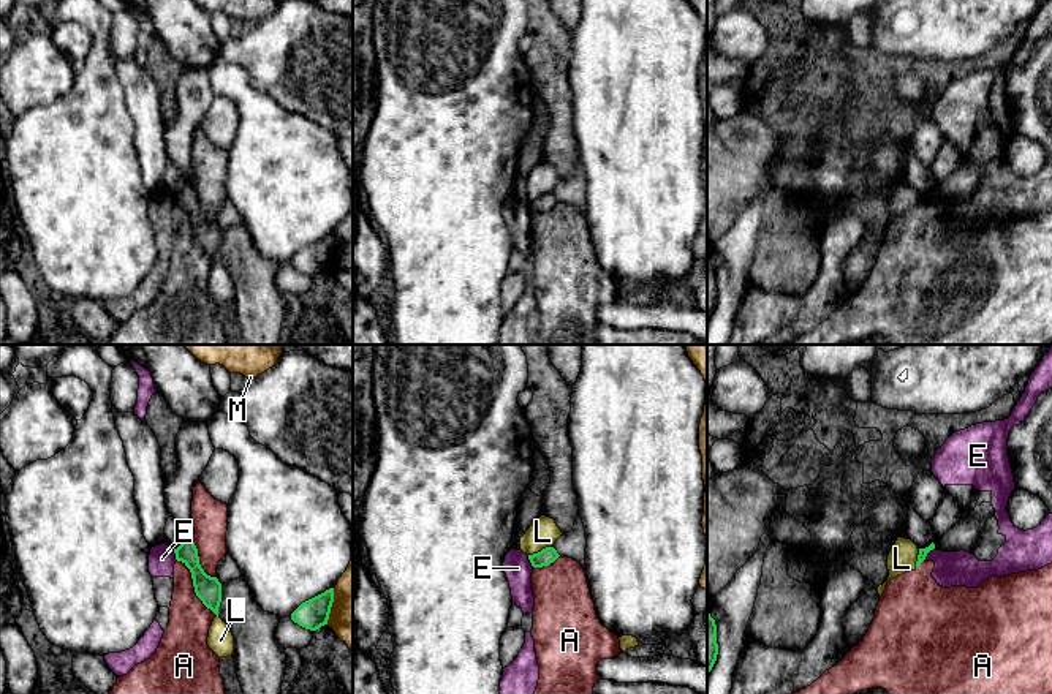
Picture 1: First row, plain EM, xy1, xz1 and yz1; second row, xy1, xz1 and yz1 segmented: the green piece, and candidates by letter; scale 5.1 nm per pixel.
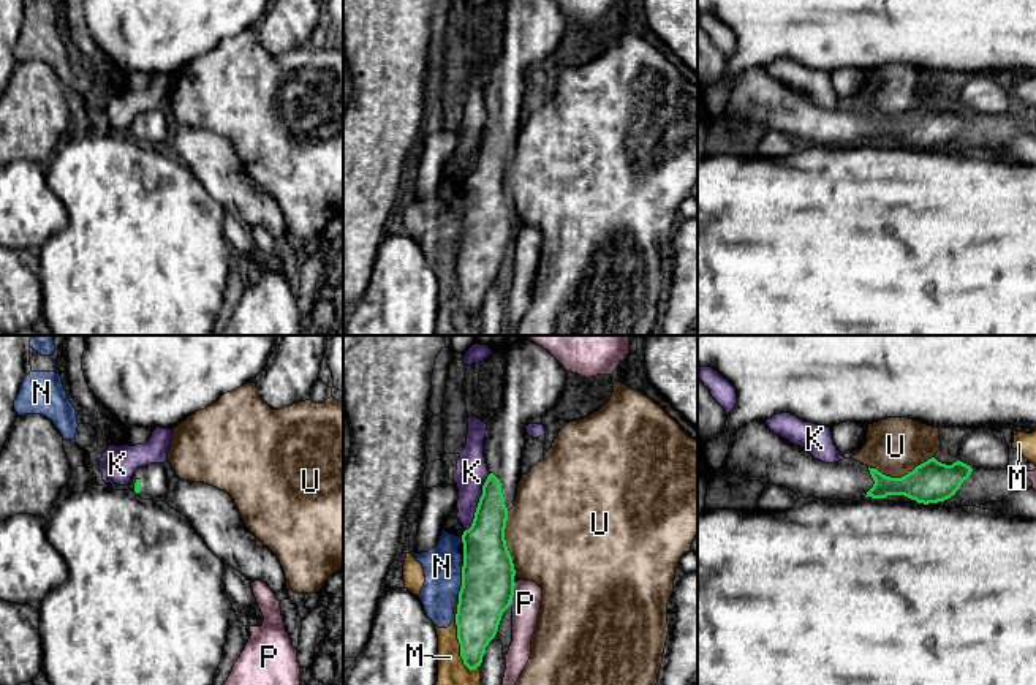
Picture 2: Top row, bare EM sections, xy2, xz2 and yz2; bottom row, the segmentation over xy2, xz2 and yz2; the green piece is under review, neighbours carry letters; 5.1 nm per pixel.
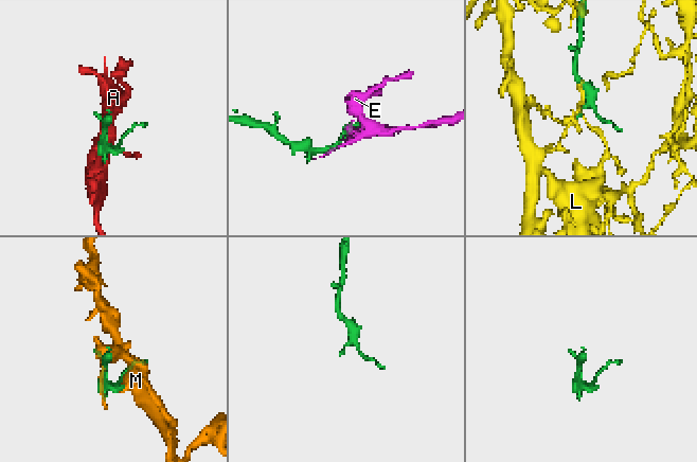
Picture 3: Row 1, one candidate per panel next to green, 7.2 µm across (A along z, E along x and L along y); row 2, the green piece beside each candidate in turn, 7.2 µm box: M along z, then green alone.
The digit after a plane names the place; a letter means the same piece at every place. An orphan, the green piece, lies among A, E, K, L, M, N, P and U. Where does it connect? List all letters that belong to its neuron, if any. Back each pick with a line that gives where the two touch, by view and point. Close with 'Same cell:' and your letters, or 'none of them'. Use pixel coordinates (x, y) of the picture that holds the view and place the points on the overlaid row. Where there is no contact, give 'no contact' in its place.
Same cell: none of them

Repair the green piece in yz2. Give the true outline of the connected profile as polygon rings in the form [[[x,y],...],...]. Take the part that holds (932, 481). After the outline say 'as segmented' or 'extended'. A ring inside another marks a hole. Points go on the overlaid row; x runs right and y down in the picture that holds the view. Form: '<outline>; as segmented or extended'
[[[764,421],[739,427],[723,465],[710,468],[712,478],[721,476],[732,486],[759,481],[764,486],[786,487],[799,498],[853,500],[905,495],[924,505],[955,495],[971,471],[973,468],[960,460],[946,465],[935,457],[902,478],[886,476],[853,459],[826,464],[805,448],[773,433]]]; extended

